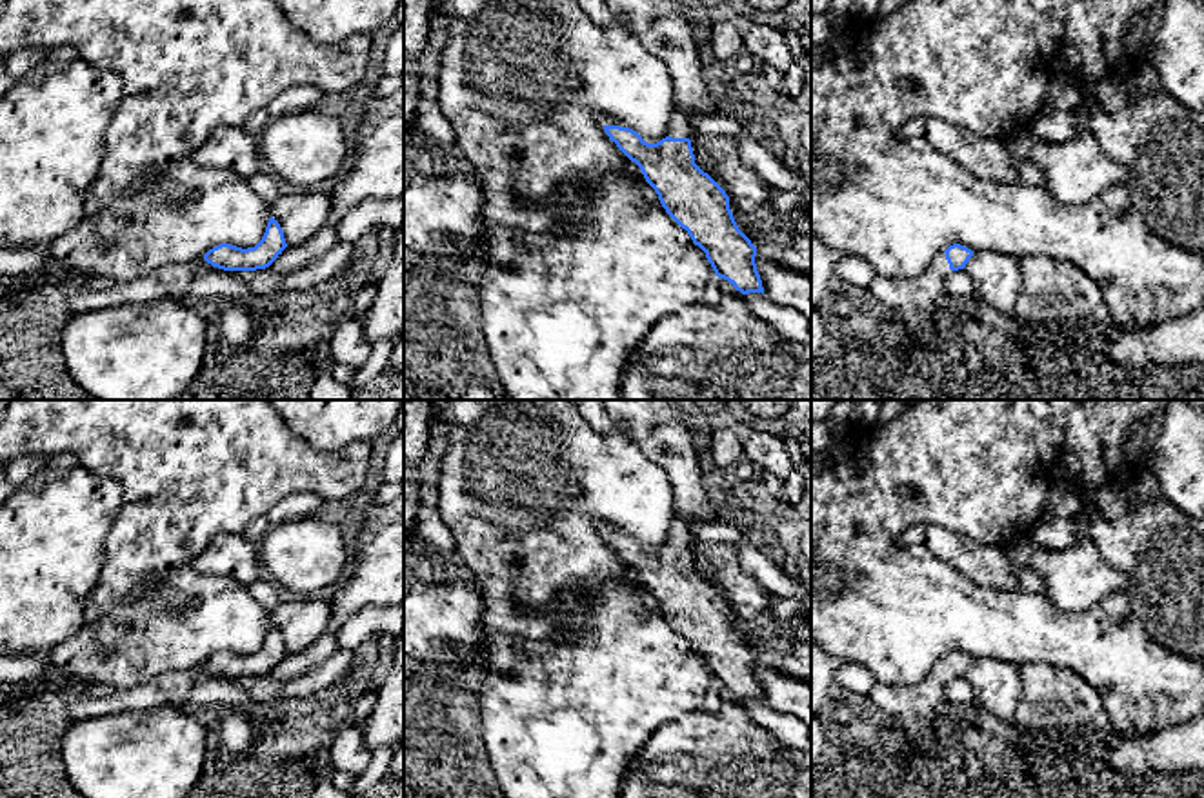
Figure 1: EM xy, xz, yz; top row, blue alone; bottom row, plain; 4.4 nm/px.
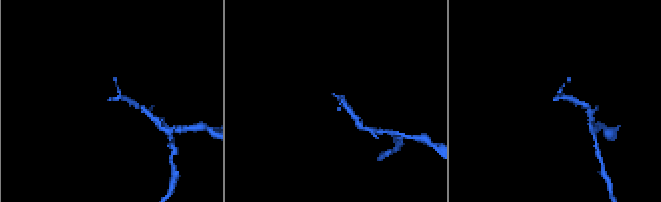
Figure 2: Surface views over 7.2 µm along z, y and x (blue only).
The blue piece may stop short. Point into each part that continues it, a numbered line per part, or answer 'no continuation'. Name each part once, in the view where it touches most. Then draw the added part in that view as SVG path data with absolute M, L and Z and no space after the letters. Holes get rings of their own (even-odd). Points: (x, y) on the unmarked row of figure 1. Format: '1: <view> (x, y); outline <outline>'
1: xz (679, 535); outline M675 518L667 529L667 544L671 545L691 545L691 536L687 527L682 524L680 518Z

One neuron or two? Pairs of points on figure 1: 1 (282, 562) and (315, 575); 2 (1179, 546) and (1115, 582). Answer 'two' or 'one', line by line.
1: one
2: two

